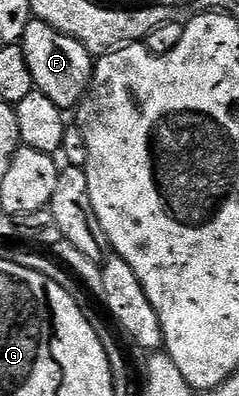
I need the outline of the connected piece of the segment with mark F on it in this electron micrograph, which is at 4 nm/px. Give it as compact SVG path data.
M31 18L30 24L26 26L20 46L28 61L28 69L32 69L35 88L43 91L57 107L77 108L82 102L82 96L90 88L90 79L94 76L95 56L90 55L80 41L57 32L35 18Z

